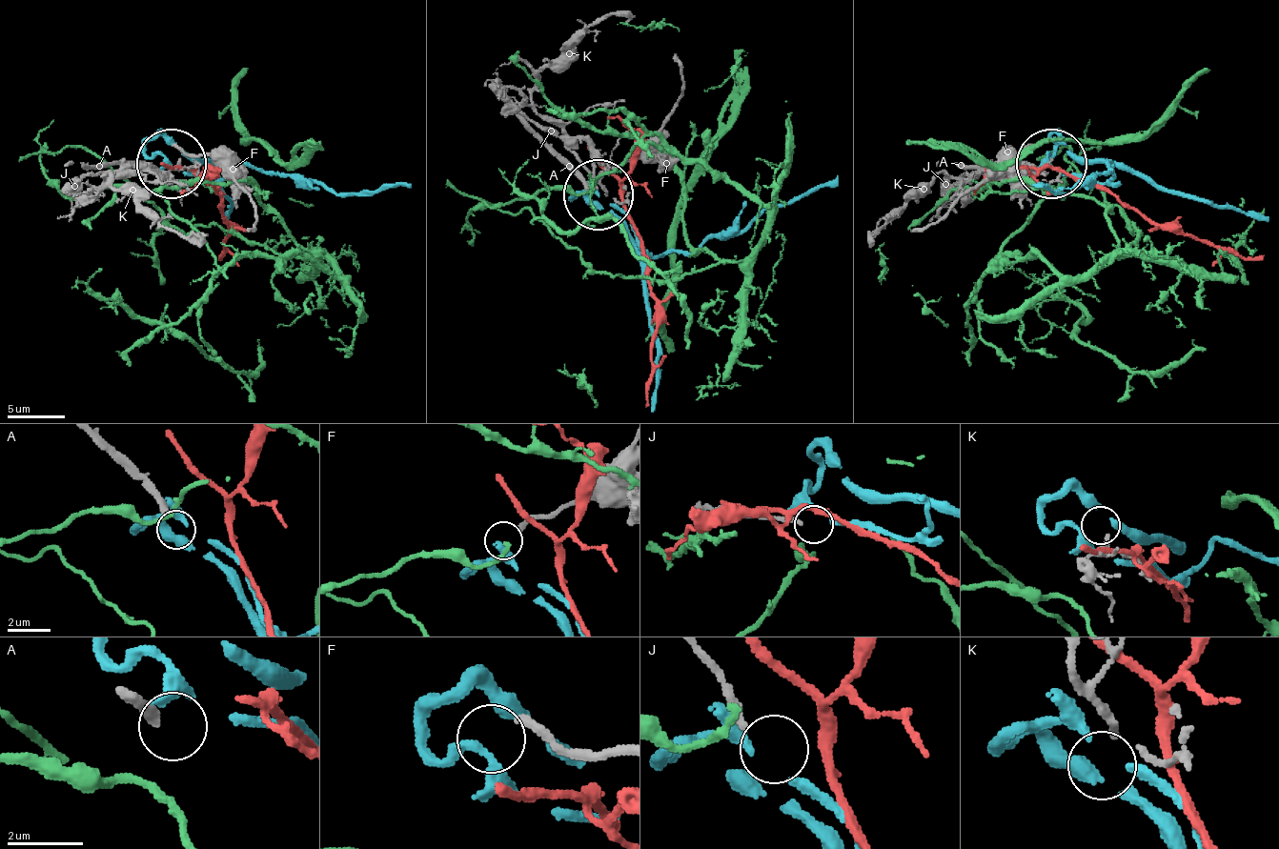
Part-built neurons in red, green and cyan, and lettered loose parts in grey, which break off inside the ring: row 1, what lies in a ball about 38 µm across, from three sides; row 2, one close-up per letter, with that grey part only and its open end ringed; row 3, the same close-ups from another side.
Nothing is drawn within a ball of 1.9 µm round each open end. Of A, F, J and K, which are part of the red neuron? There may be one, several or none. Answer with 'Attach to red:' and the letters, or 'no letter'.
Attach to red: no letter

